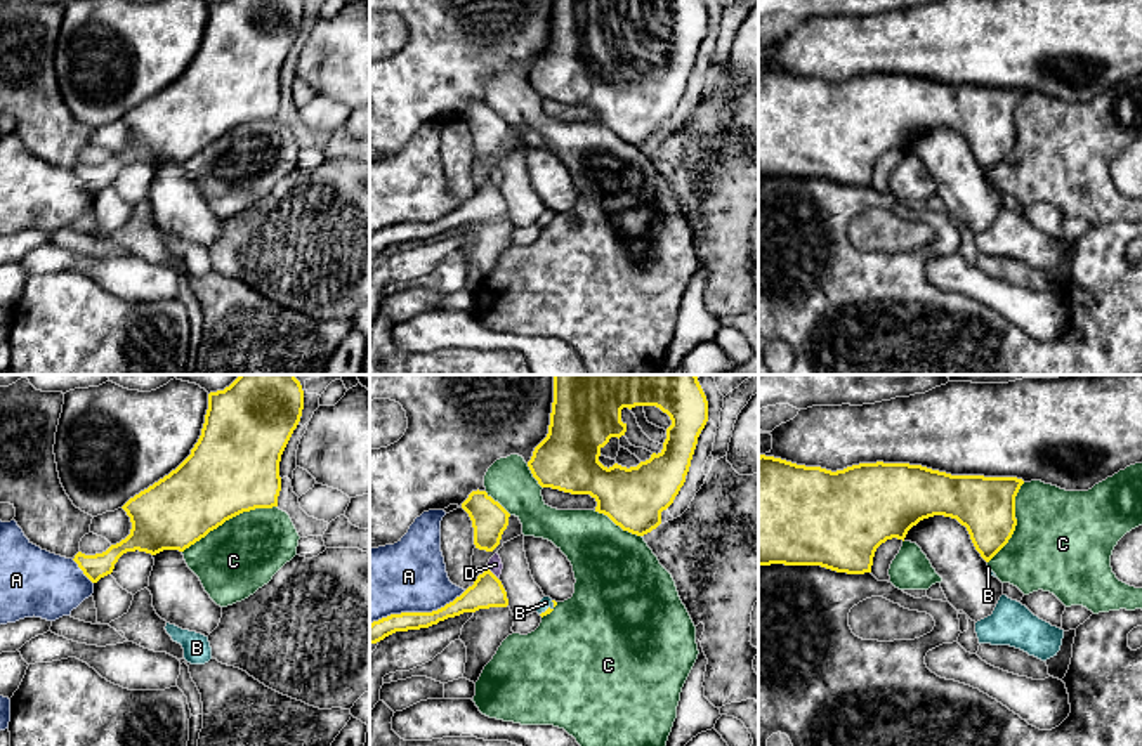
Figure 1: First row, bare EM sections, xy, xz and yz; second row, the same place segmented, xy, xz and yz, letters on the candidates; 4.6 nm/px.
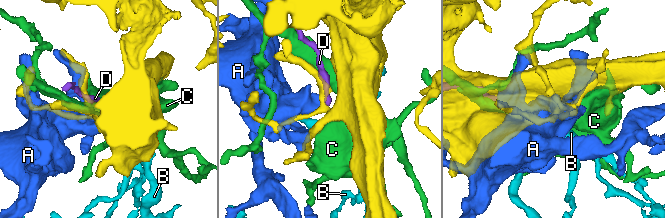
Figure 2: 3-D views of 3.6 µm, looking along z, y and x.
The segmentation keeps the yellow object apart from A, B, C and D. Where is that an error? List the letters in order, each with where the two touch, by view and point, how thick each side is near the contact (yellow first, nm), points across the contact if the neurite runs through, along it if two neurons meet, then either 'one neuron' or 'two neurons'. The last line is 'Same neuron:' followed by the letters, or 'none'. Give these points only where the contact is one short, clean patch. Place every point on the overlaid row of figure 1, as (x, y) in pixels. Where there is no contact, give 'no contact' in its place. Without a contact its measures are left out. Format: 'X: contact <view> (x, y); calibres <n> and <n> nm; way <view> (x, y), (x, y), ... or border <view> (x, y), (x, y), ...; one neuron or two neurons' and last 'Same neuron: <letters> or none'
A: contact xz (417, 613); calibres 100 and 340 nm; two neurons
B: contact xz (549, 608); calibres 20 and 60 nm; one neuron
C: contact xy (229, 517); calibres 420 and 340 nm; two neurons
D: contact xz (492, 573); calibres 150 and 70 nm; two neurons
Same neuron: B

